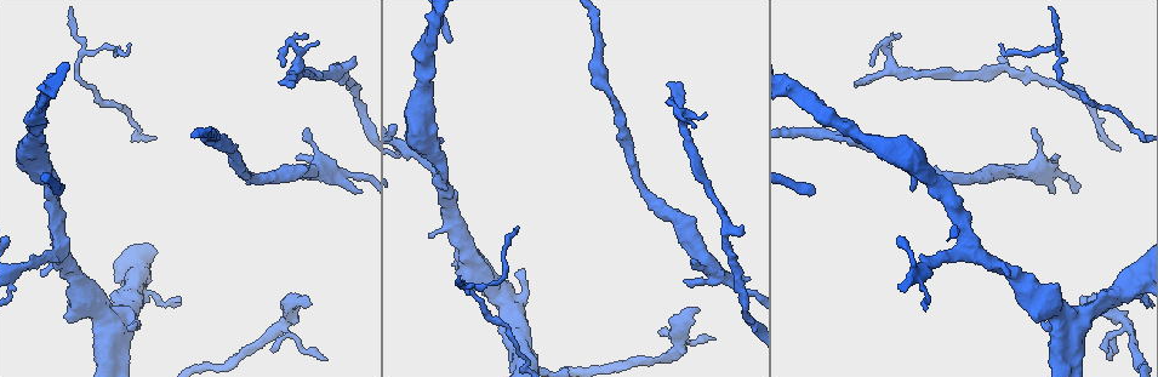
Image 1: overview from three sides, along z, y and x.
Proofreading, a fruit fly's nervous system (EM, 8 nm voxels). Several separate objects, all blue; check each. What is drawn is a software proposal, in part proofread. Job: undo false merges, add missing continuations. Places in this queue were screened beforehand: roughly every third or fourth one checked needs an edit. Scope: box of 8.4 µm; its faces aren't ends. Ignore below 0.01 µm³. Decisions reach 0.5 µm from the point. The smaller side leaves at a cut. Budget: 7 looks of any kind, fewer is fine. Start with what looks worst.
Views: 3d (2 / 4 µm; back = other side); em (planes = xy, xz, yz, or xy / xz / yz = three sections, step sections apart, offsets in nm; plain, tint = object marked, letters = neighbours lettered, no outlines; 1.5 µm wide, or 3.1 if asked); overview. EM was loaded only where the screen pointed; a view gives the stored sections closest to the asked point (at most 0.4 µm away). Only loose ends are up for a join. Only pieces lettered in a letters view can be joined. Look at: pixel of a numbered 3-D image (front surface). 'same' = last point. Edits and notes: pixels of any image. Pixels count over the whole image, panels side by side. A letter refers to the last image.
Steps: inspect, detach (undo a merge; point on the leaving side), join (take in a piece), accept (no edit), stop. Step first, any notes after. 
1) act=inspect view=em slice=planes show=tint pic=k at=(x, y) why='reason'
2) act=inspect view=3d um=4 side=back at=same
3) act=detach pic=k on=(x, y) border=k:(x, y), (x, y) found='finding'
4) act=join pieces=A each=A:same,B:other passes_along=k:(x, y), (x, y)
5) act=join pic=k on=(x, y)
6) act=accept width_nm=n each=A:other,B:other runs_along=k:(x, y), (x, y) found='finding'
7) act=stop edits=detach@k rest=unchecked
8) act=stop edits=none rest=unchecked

act=inspect view=em slice=planes show=plain pic=1 at=(1083, 300) why='branch stops here'

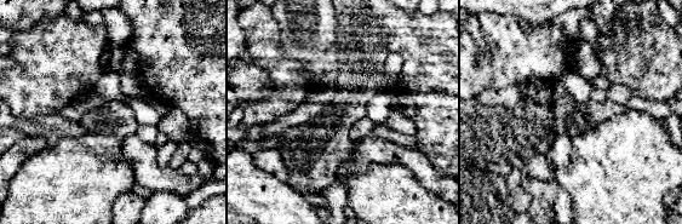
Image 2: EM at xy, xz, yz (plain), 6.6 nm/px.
act=inspect view=em slice=planes show=letters at=same why='what lies round it'

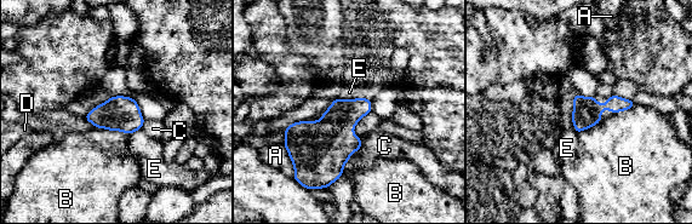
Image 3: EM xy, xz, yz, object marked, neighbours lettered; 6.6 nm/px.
act=accept each=A:other,B:other,C:other,D:other,E:other border=3:(572, 96), (572, 125), (577, 133) found='no lettered piece goes on from it'

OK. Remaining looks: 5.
act=inspect view=em slice=planes show=letters pic=1 at=(892, 68) why='sharp bend'

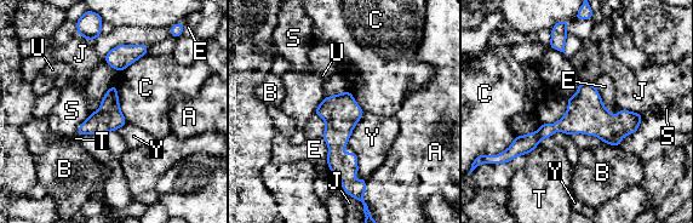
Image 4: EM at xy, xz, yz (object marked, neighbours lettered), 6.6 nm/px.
act=accept each=A:other,B:other,C:other,E:other,J:other,S:other,T:other,U:other,Y:other found='continuous, no second neuron'

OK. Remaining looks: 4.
act=inspect view=em slice=xz step=4 show=tint pic=1 at=(347, 175) why='thick turns thin'

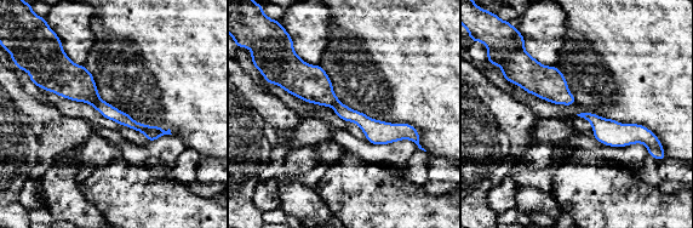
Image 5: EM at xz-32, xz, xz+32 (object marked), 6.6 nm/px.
act=inspect view=em slice=planes show=letters at=same why='another direction'

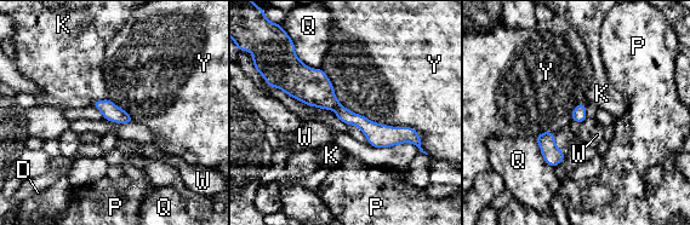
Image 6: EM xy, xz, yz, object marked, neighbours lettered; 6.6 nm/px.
act=detach pic=6 on=(368, 127) longest_contact=Y:850nm each=D:other,K:other,P:other,Q:other,W:other,Y:other border=6:(340, 104), (332, 109) found='two neurons meet here'

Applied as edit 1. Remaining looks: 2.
act=stop edits=detach@6 rest=unchecked

